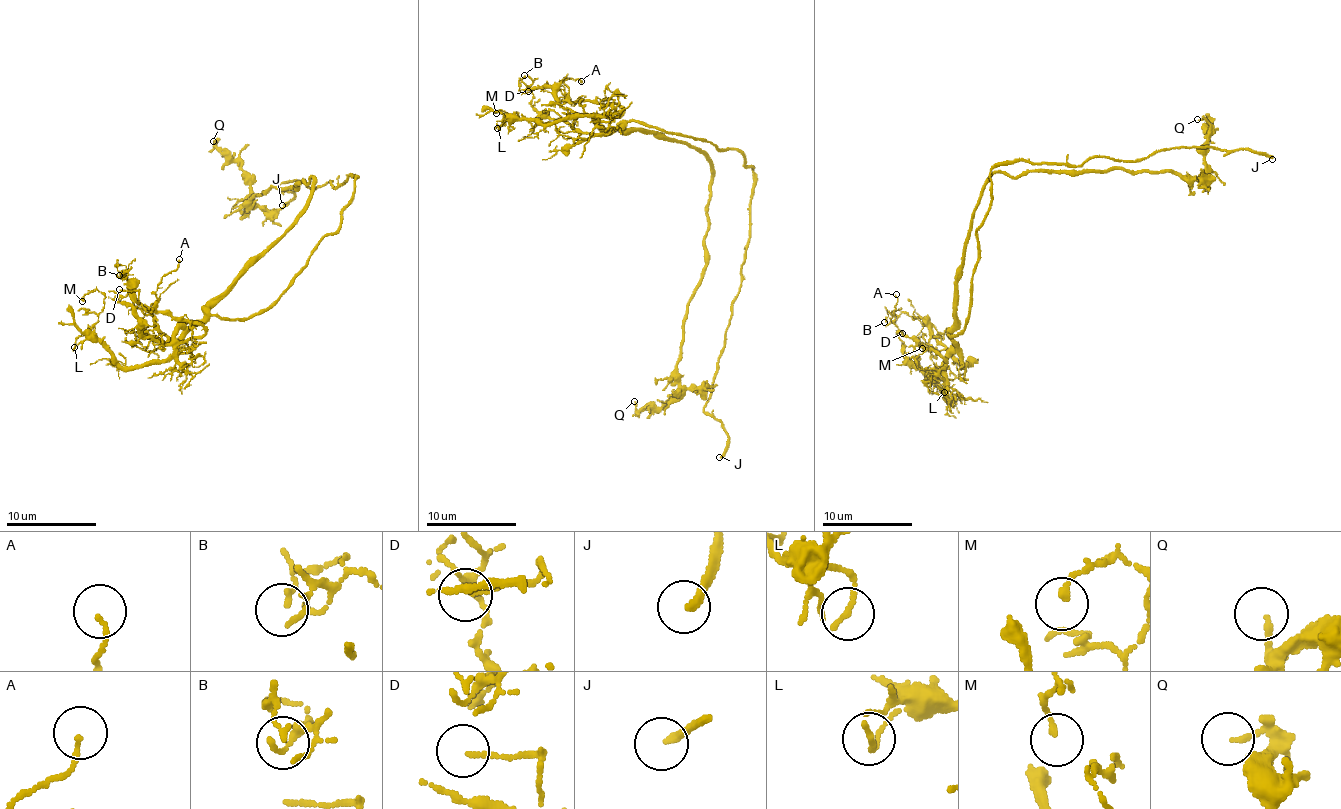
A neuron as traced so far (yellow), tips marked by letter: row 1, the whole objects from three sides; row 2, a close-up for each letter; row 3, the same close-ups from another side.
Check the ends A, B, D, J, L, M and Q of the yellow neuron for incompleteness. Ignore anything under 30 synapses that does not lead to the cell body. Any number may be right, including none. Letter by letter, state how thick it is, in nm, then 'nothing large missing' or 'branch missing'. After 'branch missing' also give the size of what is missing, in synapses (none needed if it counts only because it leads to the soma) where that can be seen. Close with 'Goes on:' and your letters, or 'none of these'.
A: 120 nm | nothing large missing
B: 120 nm | nothing large missing
D: 80 nm | nothing large missing
J: 220 nm | branch missing
L: 160 nm | nothing large missing
M: 150 nm | nothing large missing
Q: 150 nm | nothing large missing
Goes on: J

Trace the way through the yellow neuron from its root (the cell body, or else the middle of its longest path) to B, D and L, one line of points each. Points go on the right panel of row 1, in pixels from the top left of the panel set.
B: (959, 334), (948, 336), (960, 365), (917, 316), (908, 317), (901, 308), (891, 311), (884, 322)
D: (959, 334), (948, 336), (955, 344), (946, 356), (940, 375), (920, 367), (905, 355), (899, 337), (902, 333)
L: (959, 334), (948, 336), (955, 344), (946, 356), (943, 393), (948, 400), (934, 383), (939, 394), (944, 392)

